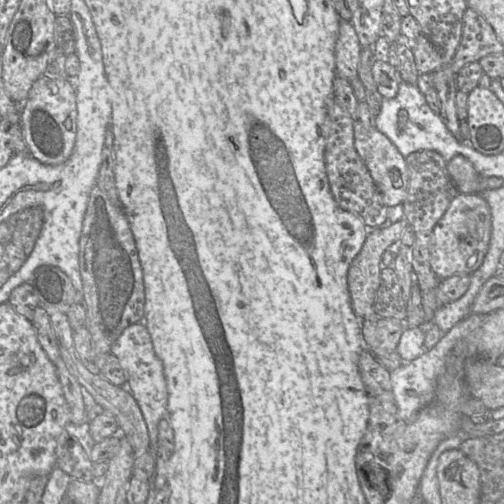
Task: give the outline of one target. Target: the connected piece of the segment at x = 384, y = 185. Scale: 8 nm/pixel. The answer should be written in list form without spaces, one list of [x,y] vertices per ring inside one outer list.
[[[354,121],[354,146],[365,163],[384,204],[392,207],[404,202],[409,188],[409,171],[405,157],[397,147],[375,126],[365,127],[361,121]]]

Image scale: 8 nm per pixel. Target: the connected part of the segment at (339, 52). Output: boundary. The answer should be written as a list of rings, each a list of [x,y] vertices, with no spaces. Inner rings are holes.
[[[340,20],[335,45],[336,75],[348,81],[358,77],[362,46],[351,21]]]

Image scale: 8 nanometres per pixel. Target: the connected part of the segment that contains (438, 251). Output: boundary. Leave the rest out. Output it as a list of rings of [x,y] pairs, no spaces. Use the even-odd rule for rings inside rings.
[[[459,193],[435,225],[430,241],[430,266],[439,279],[457,274],[471,275],[489,249],[492,220],[490,207],[480,194]]]

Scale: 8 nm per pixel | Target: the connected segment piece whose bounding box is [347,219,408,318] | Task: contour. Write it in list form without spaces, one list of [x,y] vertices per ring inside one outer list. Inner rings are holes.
[[[401,219],[395,223],[388,223],[382,227],[369,229],[360,252],[352,260],[348,269],[347,280],[352,308],[358,318],[374,314],[376,293],[381,282],[383,253],[388,248],[400,243],[407,226],[406,219]]]

